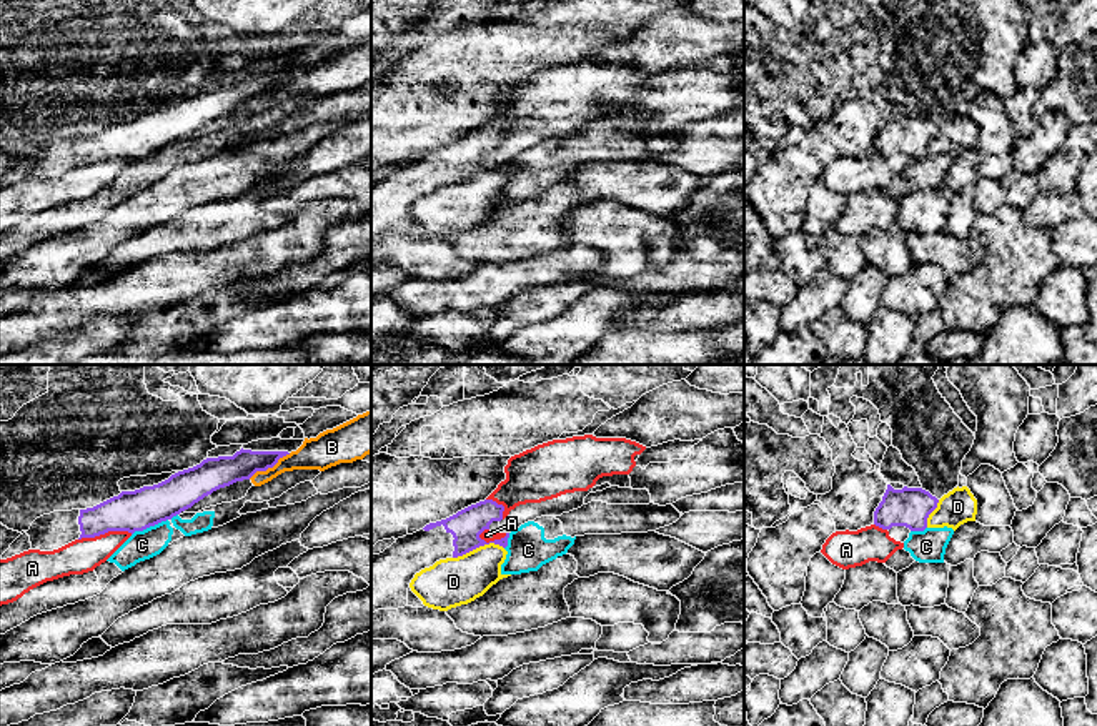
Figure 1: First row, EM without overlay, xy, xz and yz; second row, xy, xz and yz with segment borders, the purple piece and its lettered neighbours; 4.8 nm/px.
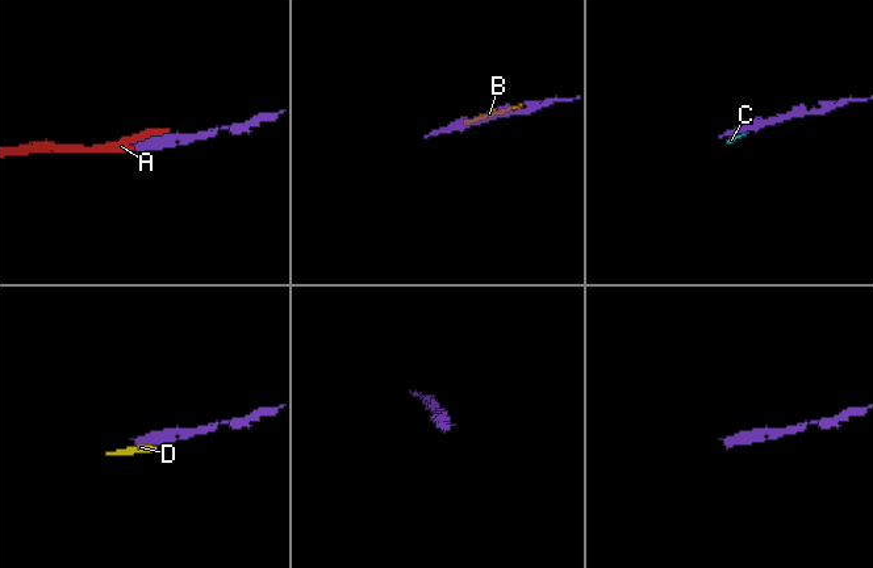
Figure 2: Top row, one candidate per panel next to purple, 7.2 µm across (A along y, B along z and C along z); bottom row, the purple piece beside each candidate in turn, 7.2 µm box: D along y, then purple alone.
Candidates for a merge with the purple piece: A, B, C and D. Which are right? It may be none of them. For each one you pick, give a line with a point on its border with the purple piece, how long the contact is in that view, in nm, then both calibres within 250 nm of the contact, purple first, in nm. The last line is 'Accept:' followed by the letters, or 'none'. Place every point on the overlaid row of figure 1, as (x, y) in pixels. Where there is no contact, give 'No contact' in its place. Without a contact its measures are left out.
Accept: none

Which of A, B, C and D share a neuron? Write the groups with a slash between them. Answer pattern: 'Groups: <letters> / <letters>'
Groups: A / B D / C

